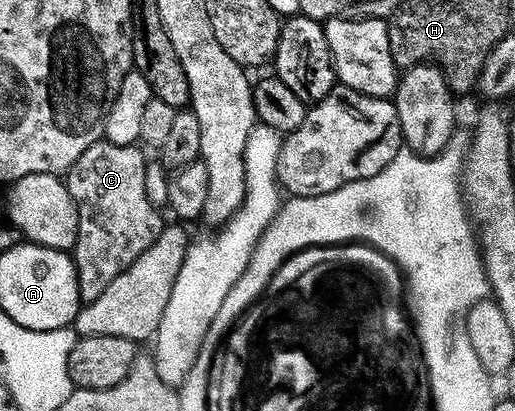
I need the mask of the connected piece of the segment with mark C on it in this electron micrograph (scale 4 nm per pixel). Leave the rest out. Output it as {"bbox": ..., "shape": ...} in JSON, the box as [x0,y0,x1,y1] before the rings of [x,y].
{"bbox":[65,139,165,303],"shape":[[[105,139],[94,141],[87,150],[73,163],[65,174],[67,190],[77,203],[77,239],[73,250],[79,300],[86,303],[95,301],[121,271],[125,271],[149,247],[153,247],[155,237],[161,235],[165,221],[159,218],[160,210],[149,203],[145,193],[145,173],[149,164],[143,158],[144,150],[138,144],[118,145]]]}

